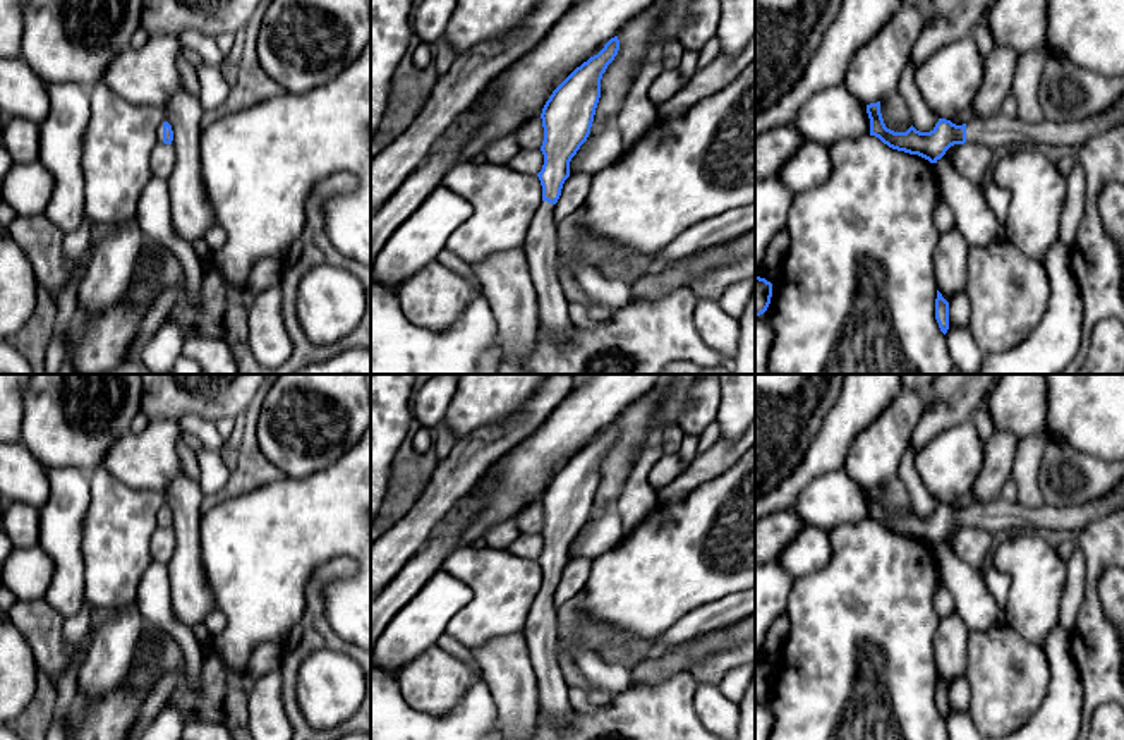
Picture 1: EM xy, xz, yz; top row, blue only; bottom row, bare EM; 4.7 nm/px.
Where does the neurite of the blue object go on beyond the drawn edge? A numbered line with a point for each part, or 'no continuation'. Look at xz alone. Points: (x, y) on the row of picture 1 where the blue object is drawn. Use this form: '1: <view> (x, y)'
1: xz (541, 244)

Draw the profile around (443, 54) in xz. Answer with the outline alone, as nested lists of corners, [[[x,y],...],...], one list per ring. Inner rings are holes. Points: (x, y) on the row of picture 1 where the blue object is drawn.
[[[441,38],[434,46],[432,46],[432,52],[434,52],[434,69],[438,72],[438,77],[444,76],[453,60],[456,58],[456,52],[446,43],[444,38]]]

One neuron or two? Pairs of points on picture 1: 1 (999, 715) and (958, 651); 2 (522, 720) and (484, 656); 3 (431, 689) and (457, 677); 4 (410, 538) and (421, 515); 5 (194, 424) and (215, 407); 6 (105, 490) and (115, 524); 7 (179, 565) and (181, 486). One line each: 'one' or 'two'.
1: two
2: one
3: one
4: one
5: two
6: one
7: one

